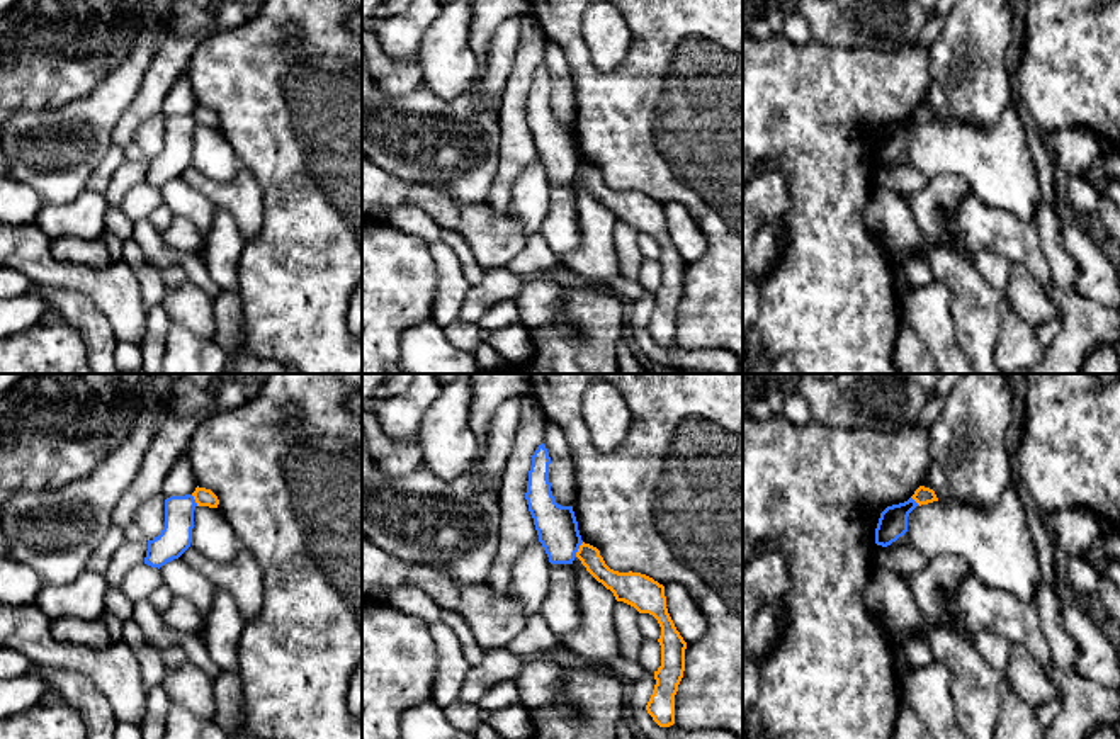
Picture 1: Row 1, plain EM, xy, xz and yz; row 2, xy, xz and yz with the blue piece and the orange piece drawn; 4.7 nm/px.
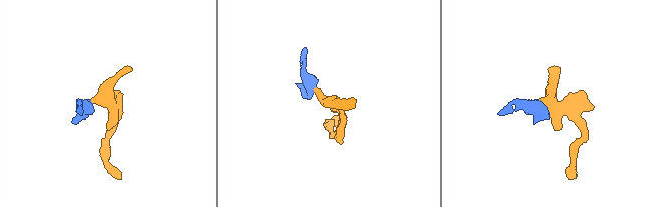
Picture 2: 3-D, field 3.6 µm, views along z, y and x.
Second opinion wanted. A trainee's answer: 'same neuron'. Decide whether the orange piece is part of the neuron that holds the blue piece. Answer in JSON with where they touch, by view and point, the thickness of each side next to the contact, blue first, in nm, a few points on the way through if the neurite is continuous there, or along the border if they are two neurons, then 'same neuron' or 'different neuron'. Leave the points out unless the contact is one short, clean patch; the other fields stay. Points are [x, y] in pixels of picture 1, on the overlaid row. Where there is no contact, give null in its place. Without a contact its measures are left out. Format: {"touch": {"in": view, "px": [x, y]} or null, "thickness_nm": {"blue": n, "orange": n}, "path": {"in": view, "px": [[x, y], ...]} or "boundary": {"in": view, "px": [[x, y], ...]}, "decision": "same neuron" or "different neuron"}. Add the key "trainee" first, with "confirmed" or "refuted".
{"trainee": "refuted", "touch": {"in": "xz", "px": [578, 547]}, "thickness_nm": {"blue": 200, "orange": 100}, "boundary": {"in": "xz", "px": [[583, 542], [575, 556]]}, "decision": "different neuron"}

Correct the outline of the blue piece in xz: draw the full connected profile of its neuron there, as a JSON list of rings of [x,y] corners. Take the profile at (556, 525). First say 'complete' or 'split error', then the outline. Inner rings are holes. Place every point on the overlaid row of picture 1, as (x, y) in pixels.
complete; [[[544,443],[532,455],[525,499],[551,564],[573,564],[583,544],[573,506],[556,503],[547,479],[551,457]]]

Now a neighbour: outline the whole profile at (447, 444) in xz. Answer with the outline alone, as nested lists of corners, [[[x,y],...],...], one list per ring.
[[[459,374],[428,406],[416,435],[421,464],[444,481],[464,474],[478,457],[479,442],[471,430],[472,381]]]

